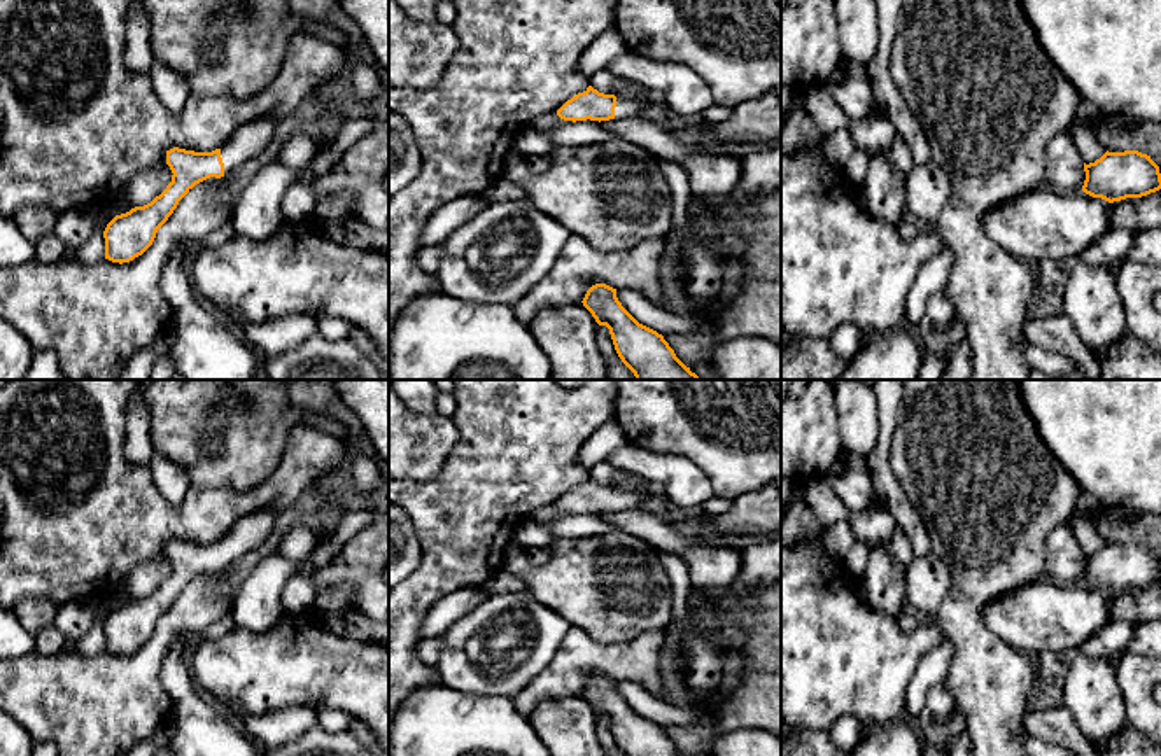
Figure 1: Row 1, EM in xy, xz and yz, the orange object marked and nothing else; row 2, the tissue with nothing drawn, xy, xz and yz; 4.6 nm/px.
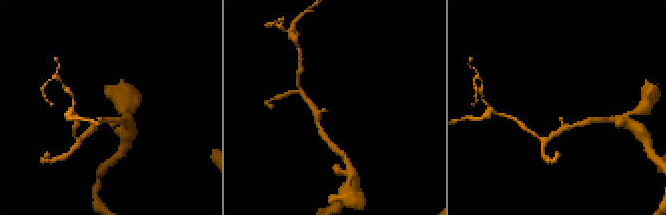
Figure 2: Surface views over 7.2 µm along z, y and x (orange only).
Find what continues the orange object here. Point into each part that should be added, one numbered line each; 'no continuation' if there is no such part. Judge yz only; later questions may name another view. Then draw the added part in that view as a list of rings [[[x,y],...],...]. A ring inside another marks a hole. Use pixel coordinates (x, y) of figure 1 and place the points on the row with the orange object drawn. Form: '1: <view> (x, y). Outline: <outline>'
no continuation

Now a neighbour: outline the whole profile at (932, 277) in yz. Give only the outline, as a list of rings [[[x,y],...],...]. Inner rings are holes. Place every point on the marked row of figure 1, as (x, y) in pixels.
[[[942,248],[916,270],[916,280],[911,287],[905,320],[916,329],[926,318],[926,304],[933,292],[944,290],[953,268],[953,252]]]

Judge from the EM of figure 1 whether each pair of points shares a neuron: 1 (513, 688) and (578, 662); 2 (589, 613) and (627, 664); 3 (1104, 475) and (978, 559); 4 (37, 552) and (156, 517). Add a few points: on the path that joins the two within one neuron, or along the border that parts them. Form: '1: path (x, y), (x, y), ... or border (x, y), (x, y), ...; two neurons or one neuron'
1: border (557, 650), (550, 662), (513, 699); two neurons
2: border (573, 627), (599, 643), (627, 643), (650, 630); two neurons
3: border (1055, 457), (1081, 490); two neurons
4: path (67, 532), (81, 518), (126, 518); one neuron

